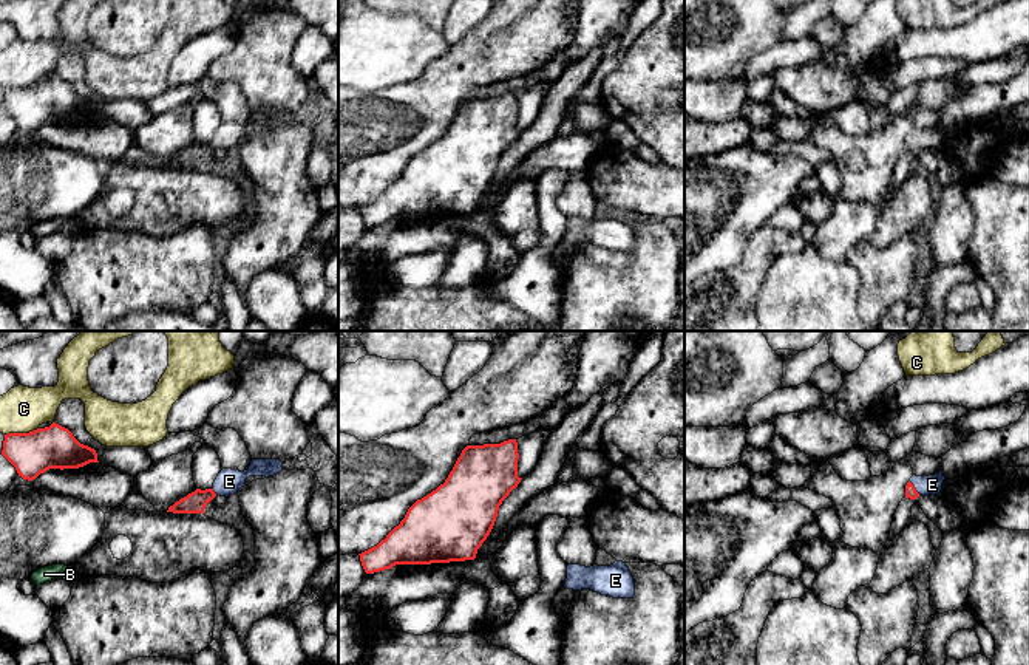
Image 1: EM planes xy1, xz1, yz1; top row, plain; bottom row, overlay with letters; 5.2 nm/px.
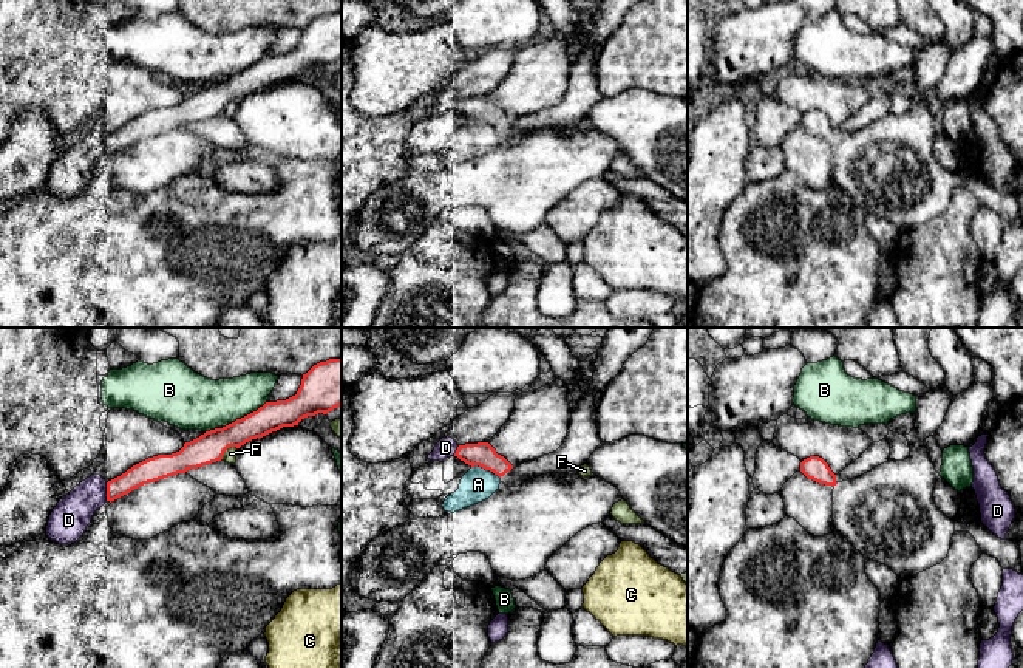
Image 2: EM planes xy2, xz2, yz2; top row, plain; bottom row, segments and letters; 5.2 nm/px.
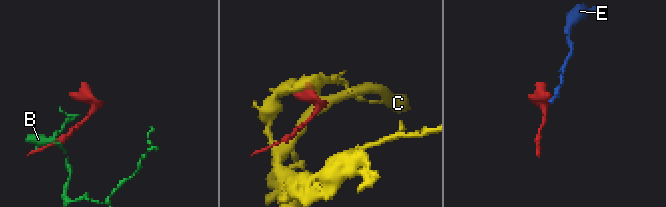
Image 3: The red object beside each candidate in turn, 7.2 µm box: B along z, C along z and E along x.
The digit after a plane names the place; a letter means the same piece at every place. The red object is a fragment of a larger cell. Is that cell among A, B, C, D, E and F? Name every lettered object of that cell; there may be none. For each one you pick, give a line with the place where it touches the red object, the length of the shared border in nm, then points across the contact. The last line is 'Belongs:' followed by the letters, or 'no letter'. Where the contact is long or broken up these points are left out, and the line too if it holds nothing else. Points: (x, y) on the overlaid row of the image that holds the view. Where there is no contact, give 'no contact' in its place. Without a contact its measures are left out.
E: yz1 (913, 487) | 90 nm | across yz1 (910, 492), (913, 487), (932, 484)
Belongs: E

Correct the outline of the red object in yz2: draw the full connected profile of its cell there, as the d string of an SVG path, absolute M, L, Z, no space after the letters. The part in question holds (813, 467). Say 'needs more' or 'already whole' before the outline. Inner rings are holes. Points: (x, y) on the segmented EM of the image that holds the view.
already whole | M810 456L800 462L800 472L819 484L836 486L836 475L828 464L819 456Z

